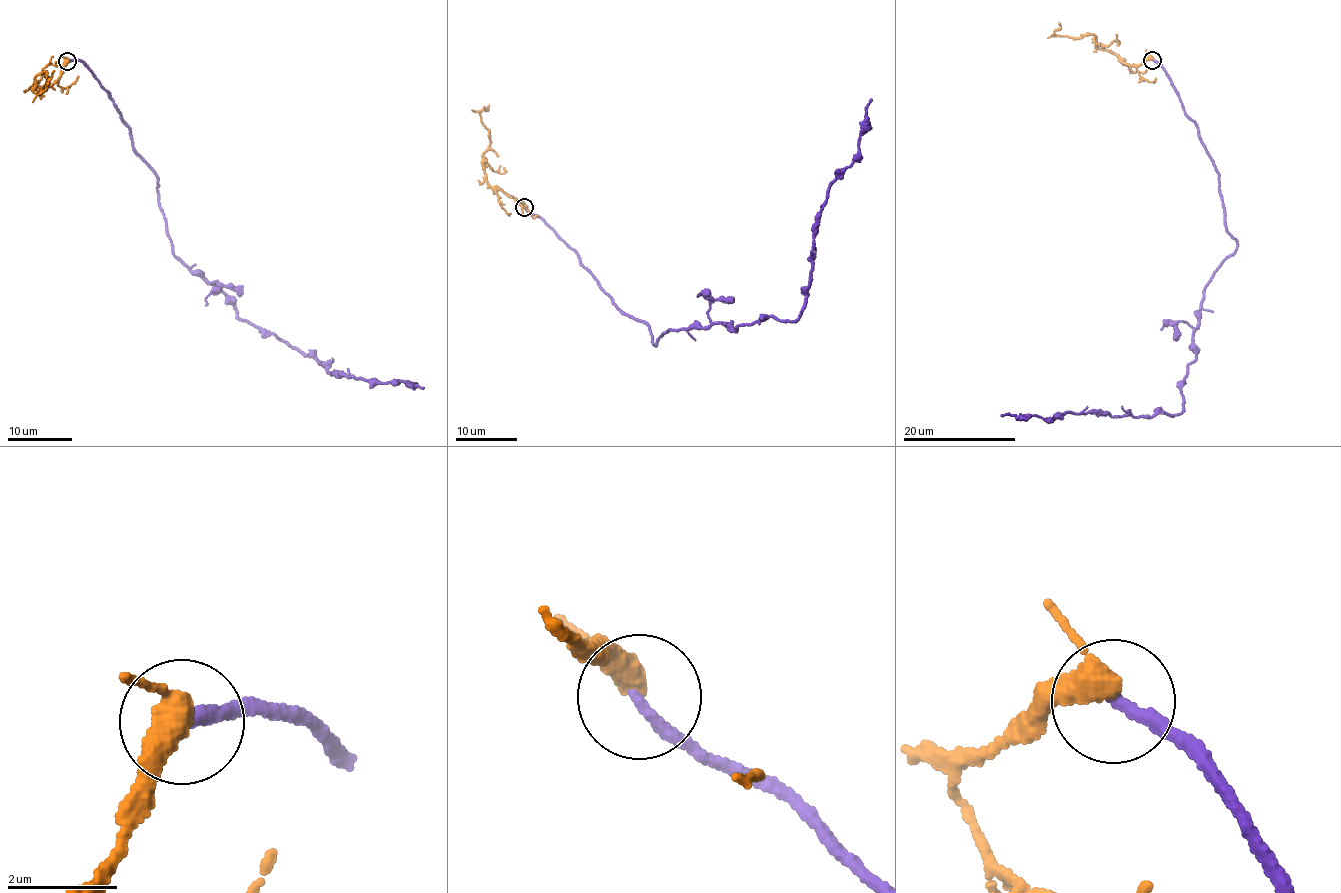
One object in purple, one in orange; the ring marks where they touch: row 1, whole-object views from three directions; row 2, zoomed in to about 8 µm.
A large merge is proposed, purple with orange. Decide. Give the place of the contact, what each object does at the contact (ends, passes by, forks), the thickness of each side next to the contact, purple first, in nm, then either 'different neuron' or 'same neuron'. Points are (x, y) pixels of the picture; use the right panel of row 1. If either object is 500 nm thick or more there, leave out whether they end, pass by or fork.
(1152, 60) | purple ends | orange passes by | 240/380 nm | different neuron

